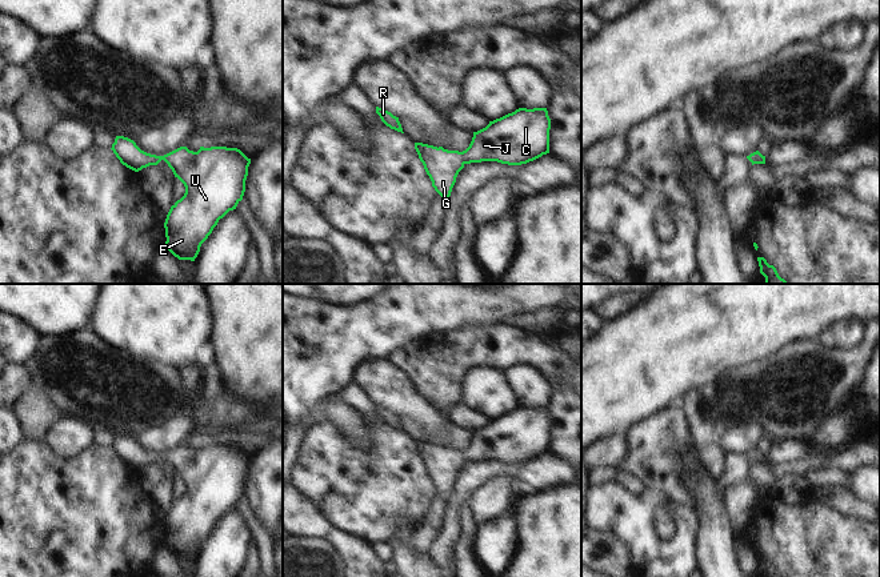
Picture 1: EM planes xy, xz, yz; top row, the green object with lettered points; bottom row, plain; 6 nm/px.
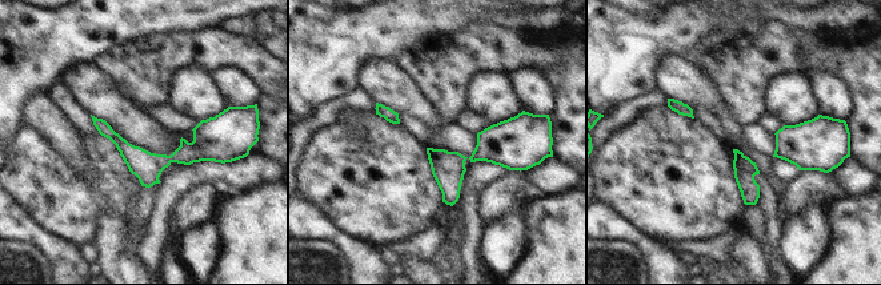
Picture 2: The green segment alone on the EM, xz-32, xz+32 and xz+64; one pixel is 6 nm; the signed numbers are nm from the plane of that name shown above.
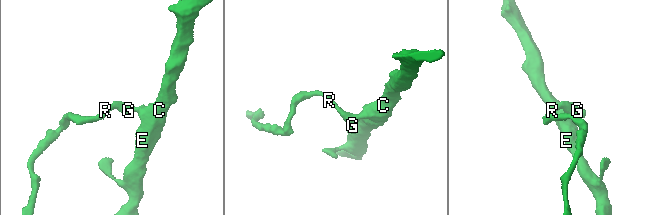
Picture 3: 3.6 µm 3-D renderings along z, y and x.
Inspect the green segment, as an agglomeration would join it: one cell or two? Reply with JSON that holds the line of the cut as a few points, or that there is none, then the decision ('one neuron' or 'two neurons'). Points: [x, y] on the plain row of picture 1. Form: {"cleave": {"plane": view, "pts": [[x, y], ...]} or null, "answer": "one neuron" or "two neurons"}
{"cleave": null, "answer": "one neuron"}

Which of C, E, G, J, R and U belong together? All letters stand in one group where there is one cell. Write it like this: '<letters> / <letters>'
C E G J R U

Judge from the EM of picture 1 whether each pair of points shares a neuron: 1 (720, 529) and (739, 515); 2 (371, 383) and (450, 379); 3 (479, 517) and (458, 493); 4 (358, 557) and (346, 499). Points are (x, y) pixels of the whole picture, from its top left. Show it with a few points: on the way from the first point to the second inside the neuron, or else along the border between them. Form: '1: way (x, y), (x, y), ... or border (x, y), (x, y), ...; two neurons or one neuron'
1: border (723, 491), (730, 525), (738, 535); two neurons
2: border (387, 360), (396, 365), (431, 404); two neurons
3: border (491, 479), (483, 483), (467, 500); two neurons
4: border (327, 519), (340, 531), (372, 545); two neurons

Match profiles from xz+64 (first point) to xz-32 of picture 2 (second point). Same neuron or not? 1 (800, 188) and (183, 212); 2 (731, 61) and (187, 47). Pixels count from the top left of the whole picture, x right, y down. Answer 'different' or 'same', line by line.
1: same
2: same

